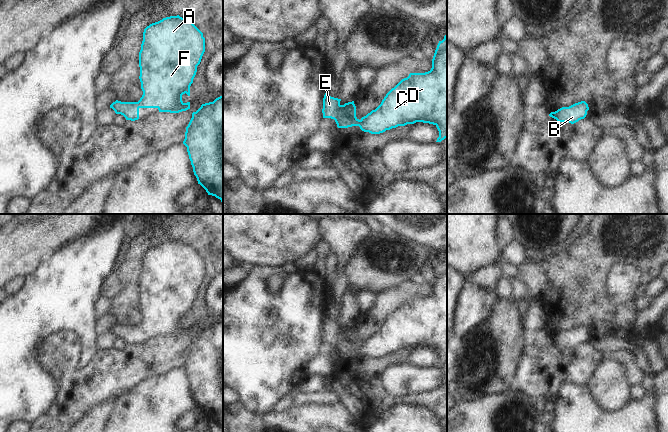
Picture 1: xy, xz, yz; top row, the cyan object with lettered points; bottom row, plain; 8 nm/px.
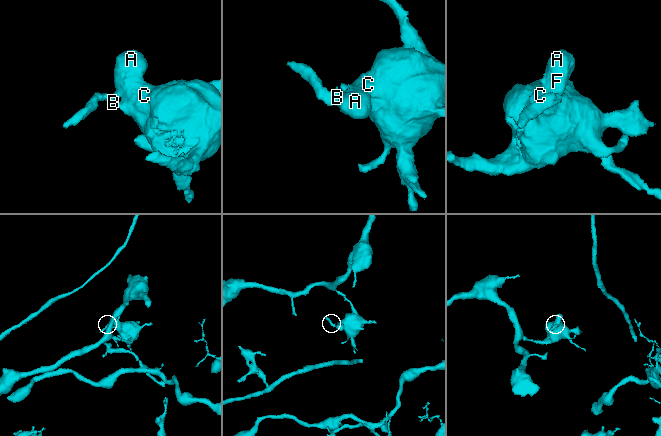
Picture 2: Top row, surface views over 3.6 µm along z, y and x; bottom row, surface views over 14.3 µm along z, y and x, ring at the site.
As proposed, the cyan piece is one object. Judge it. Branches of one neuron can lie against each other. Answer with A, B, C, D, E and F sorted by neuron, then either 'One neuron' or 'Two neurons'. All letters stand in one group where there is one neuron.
Groups: A B C D E F. One neuron

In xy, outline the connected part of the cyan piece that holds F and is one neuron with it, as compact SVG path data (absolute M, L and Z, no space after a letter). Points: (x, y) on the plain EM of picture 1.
M170 240L152 247L144 253L143 265L139 276L140 306L143 319L138 326L121 326L116 324L110 329L116 338L123 339L126 344L139 343L140 332L157 332L159 336L179 337L190 333L190 326L184 327L182 319L190 320L190 310L205 276L203 257L190 245L177 240Z

